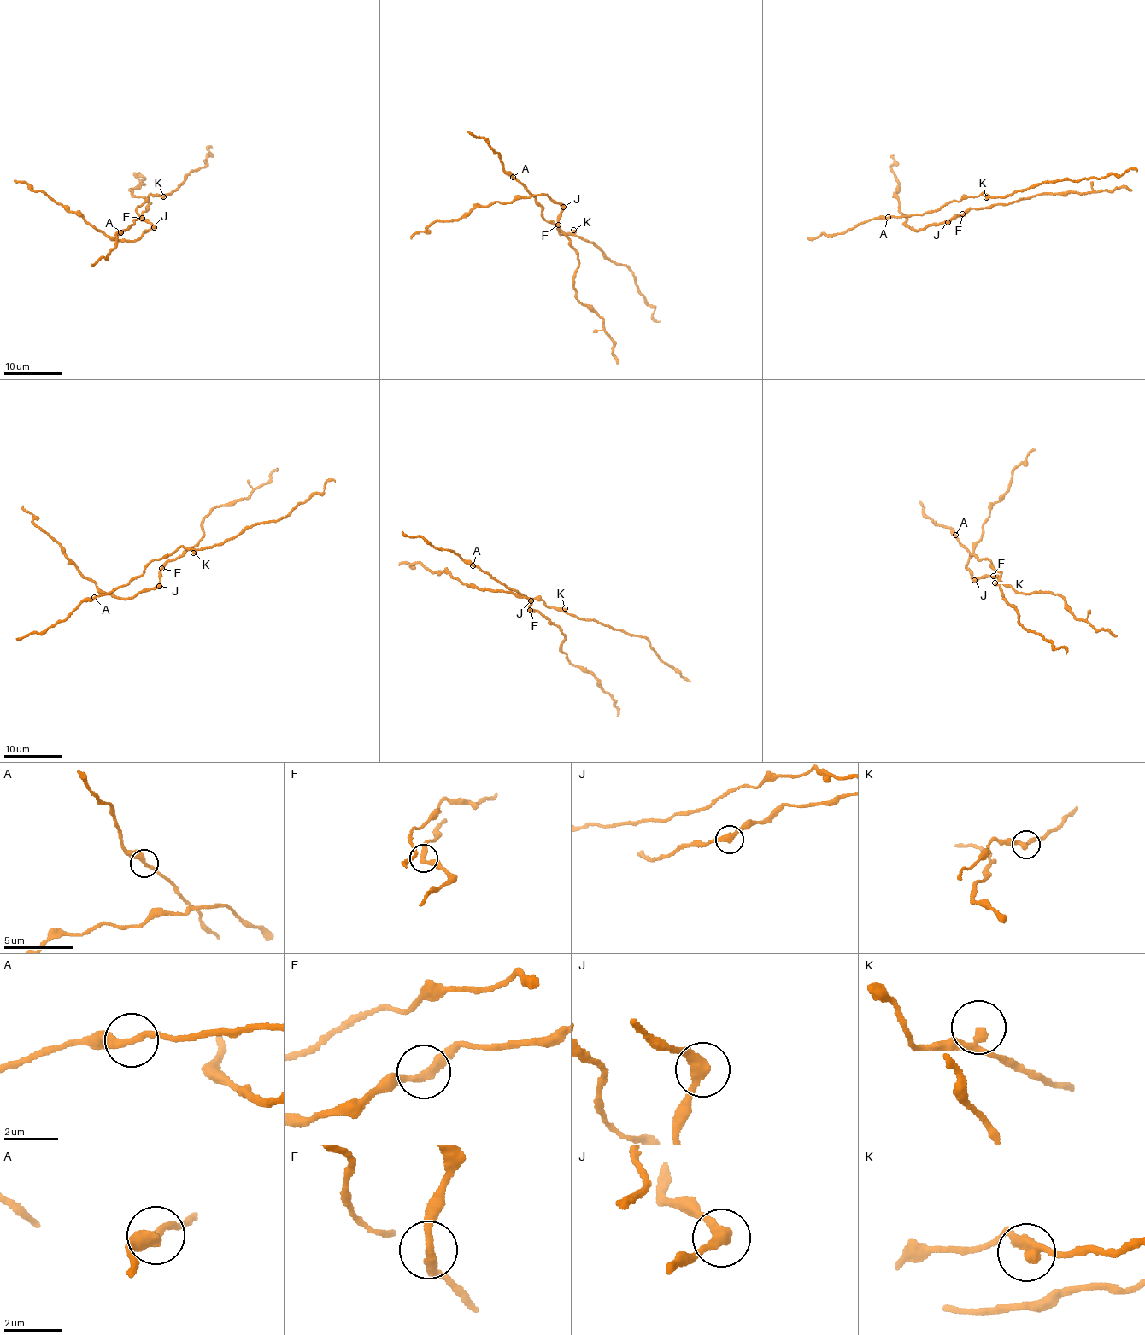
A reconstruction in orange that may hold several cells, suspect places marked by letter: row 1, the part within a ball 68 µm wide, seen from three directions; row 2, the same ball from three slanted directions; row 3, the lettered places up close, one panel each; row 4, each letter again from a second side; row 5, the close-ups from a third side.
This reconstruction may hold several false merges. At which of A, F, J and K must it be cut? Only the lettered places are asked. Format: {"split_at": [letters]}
{"split_at": []}

